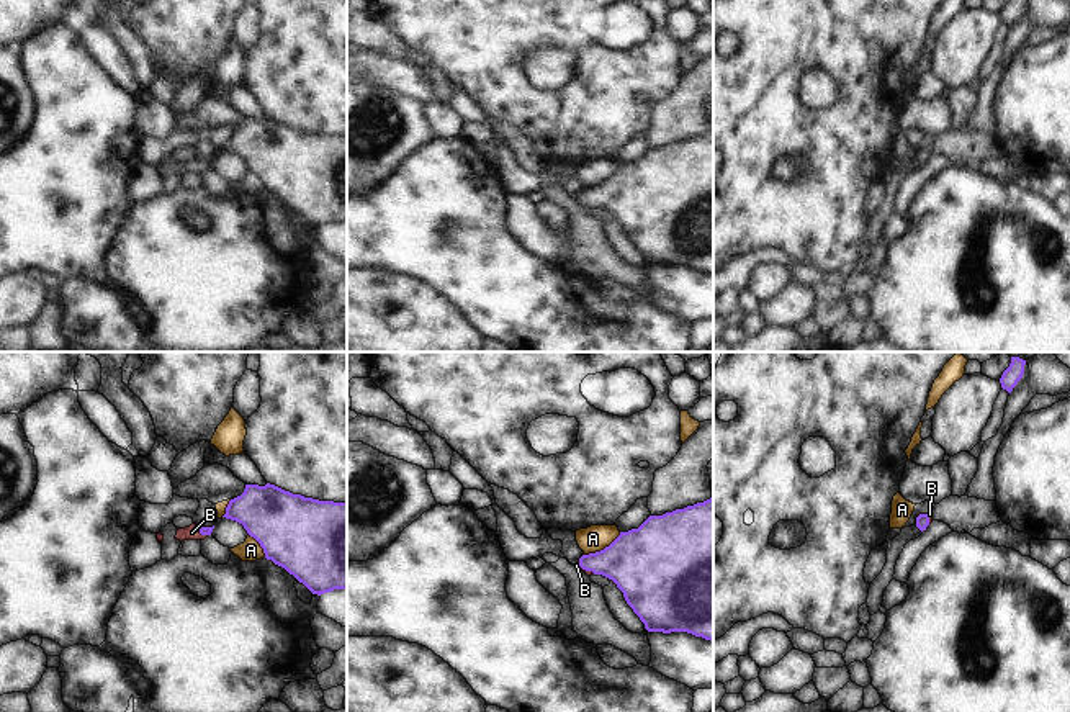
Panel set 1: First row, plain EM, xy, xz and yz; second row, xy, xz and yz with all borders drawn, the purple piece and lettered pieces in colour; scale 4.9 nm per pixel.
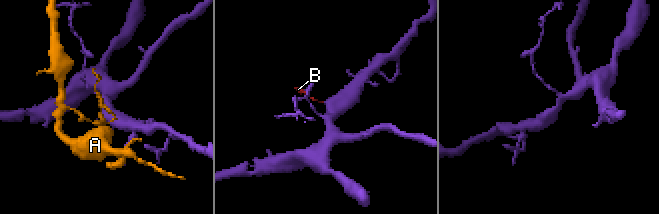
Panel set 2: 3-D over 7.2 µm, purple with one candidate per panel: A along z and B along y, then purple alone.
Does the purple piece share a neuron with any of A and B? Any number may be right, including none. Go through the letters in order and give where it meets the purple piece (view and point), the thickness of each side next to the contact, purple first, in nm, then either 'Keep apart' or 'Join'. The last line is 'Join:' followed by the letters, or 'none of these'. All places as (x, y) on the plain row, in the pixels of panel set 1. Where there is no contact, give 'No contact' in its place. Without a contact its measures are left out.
A: Touches purple at xz (604, 182). Thickness 400 nm (purple) against 130 nm. Keep apart
B: Touches purple at xz (584, 202). Thickness 280 nm (purple) against 20 nm. Join
Join: B

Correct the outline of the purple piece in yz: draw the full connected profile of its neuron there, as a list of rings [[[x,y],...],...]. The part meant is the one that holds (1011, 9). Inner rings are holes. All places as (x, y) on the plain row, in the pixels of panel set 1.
[[[1008,0],[1000,11],[1001,21],[1011,26],[1018,15],[1023,11],[1023,8],[1024,0]]]

